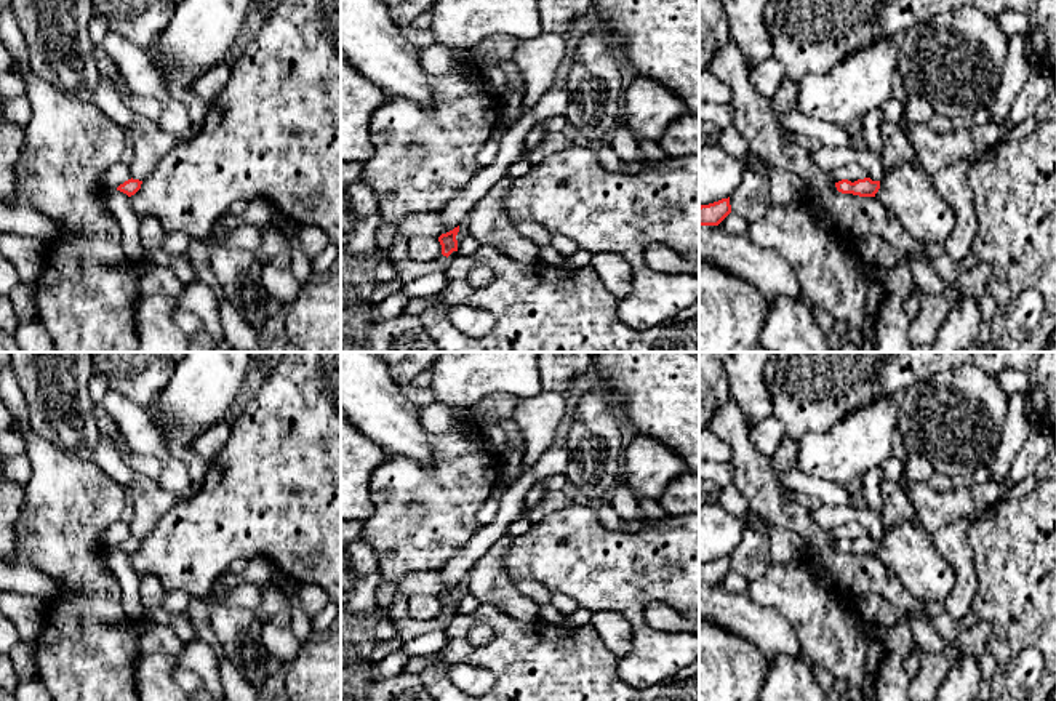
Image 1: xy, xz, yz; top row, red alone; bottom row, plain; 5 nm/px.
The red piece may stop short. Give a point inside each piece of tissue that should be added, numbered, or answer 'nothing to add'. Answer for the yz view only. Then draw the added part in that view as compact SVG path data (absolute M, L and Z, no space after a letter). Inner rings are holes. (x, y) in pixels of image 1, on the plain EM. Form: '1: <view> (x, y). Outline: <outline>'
nothing to add

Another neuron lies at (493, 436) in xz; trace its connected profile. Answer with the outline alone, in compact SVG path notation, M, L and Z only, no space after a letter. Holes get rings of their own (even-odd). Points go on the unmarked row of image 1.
M482 426L480 434L486 445L486 450L493 456L499 458L506 450L506 432L499 426Z

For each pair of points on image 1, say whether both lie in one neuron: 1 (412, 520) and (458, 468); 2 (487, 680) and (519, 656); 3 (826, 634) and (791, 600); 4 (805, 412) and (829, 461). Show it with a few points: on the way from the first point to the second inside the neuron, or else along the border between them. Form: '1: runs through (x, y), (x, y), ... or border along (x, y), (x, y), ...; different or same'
1: runs through (424, 508), (452, 480); same
2: border along (456, 666), (485, 668), (493, 676), (495, 684); different
3: runs through (818, 626), (799, 607); same
4: border along (848, 413), (828, 431), (810, 431), (799, 442); different

